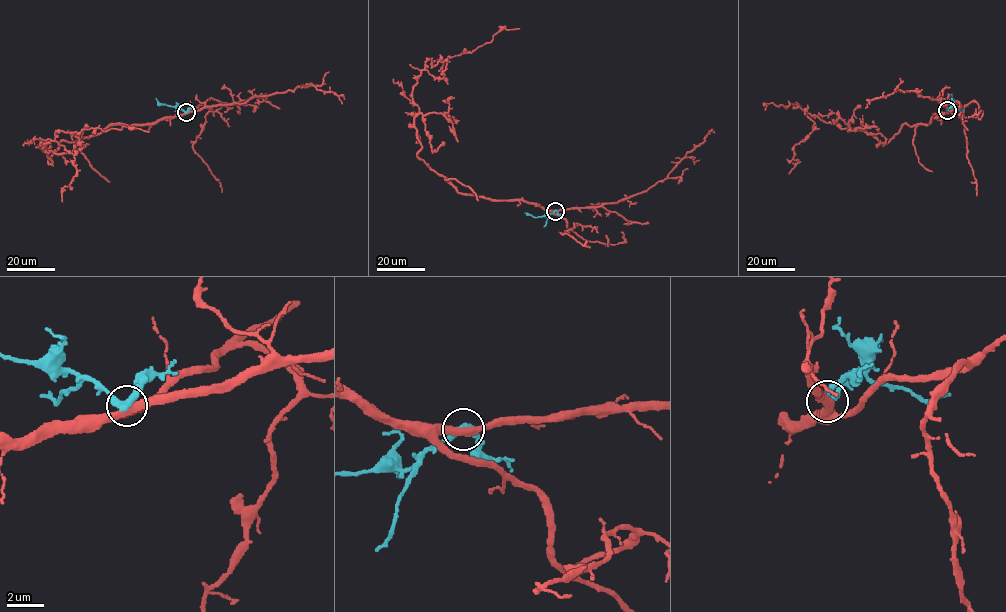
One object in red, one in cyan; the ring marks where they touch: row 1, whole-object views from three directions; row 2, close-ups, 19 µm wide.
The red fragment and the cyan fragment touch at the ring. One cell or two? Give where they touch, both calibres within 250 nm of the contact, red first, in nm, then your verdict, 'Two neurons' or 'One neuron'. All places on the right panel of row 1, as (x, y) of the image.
Place: (947, 110). Thickness 400 nm (red) against 360 nm. Two neurons

